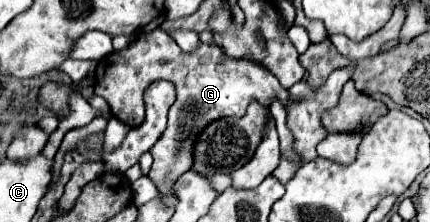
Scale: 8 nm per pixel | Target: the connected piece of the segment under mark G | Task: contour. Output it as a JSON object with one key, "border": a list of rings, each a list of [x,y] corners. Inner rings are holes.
{"border":[[[161,28],[153,30],[153,34],[145,38],[139,38],[125,50],[111,52],[107,58],[101,58],[95,70],[94,93],[109,102],[115,118],[129,126],[139,126],[145,118],[143,90],[149,82],[159,78],[175,82],[177,88],[177,100],[169,110],[167,128],[161,140],[155,142],[155,148],[151,150],[153,166],[149,170],[149,178],[163,194],[169,194],[169,186],[177,178],[177,174],[183,174],[191,168],[193,142],[199,130],[207,126],[207,122],[219,116],[243,116],[247,104],[253,98],[257,98],[261,104],[271,104],[275,96],[281,98],[283,104],[287,104],[289,100],[287,90],[279,86],[277,78],[271,72],[259,68],[257,64],[223,56],[219,46],[215,44],[201,44],[199,50],[183,54],[179,52],[177,42]]]}

